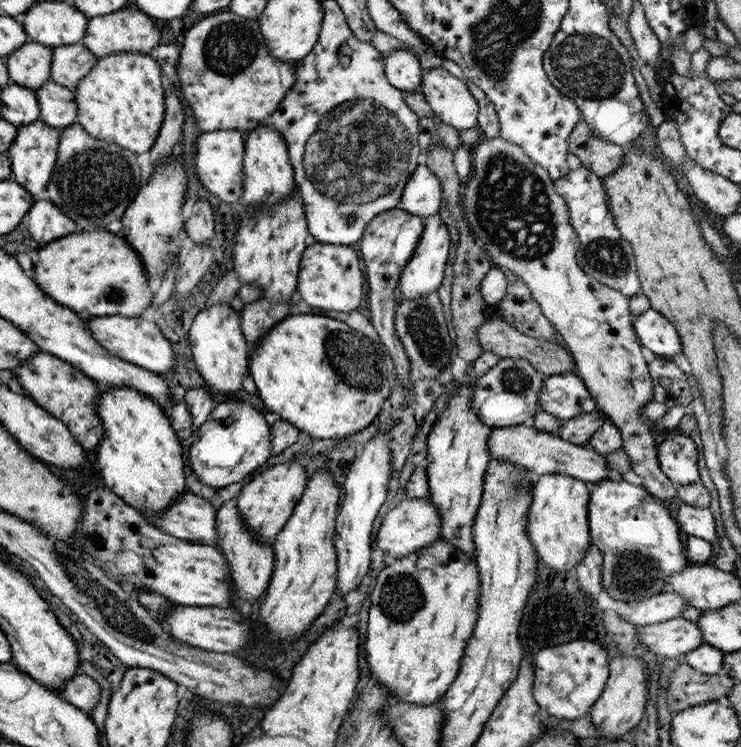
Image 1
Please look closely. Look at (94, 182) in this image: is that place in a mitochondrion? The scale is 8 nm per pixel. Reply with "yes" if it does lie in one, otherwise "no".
yes

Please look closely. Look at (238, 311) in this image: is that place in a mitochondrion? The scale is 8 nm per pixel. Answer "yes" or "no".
no

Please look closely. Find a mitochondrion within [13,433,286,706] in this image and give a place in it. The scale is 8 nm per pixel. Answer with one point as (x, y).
(114, 607)

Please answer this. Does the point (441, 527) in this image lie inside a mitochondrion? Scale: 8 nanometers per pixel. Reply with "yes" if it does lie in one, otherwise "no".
no

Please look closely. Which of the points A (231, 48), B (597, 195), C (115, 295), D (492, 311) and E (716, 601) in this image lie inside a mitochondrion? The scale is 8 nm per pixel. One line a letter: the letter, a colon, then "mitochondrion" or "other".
A: mitochondrion
B: other
C: mitochondrion
D: other
E: other

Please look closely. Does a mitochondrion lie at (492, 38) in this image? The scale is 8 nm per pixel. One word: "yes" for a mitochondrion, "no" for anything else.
yes

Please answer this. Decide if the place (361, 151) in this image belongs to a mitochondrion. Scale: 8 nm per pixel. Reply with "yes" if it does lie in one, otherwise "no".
yes

